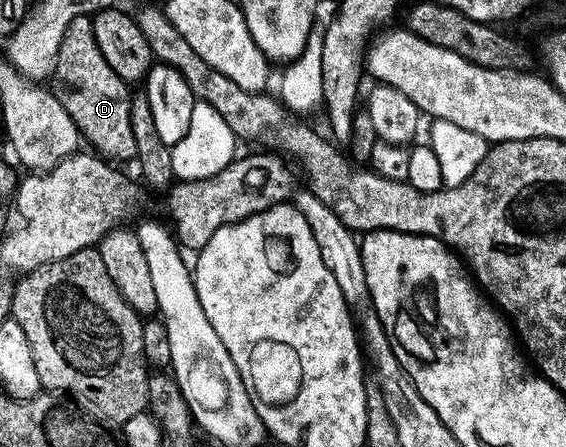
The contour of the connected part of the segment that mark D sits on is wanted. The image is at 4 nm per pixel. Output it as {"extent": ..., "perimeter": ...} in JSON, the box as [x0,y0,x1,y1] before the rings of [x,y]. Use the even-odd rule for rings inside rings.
{"extent":[56,30,136,160],"perimeter":[[[66,30],[58,49],[56,74],[70,85],[71,94],[64,98],[66,111],[84,138],[86,134],[87,140],[94,142],[93,149],[110,160],[133,159],[136,155],[136,136],[132,136],[130,123],[132,94],[126,91],[129,90],[127,83],[122,82],[112,68],[108,68],[108,60],[104,60],[94,34],[86,34],[86,30]]]}

